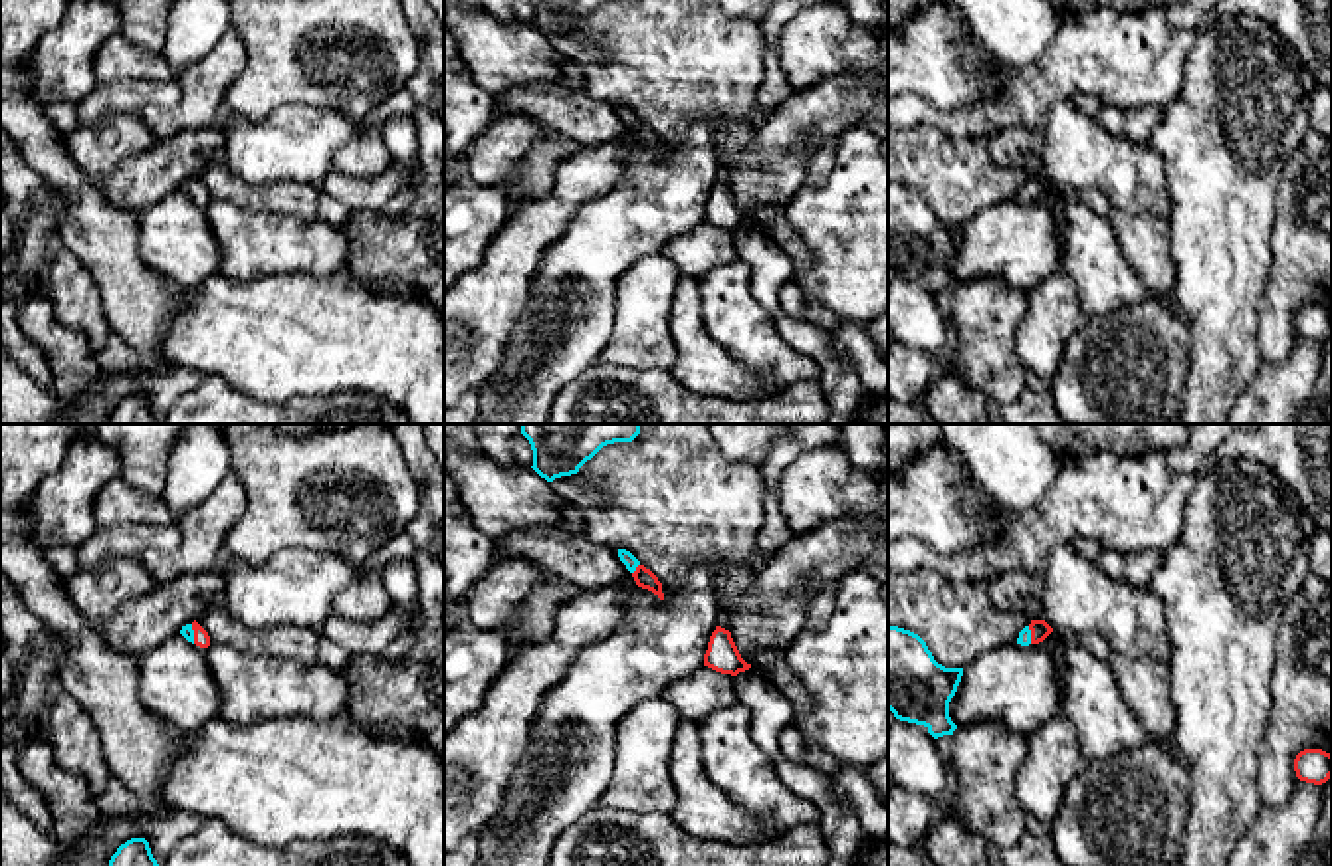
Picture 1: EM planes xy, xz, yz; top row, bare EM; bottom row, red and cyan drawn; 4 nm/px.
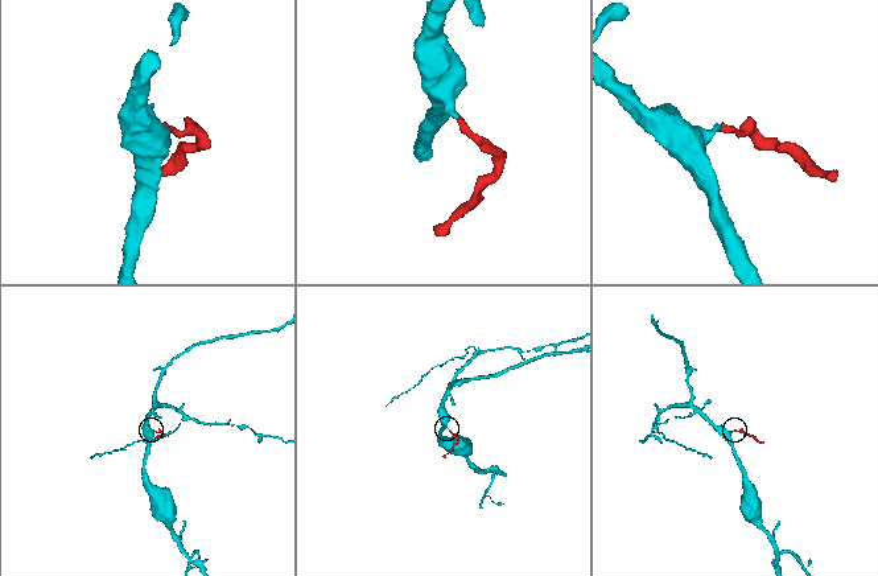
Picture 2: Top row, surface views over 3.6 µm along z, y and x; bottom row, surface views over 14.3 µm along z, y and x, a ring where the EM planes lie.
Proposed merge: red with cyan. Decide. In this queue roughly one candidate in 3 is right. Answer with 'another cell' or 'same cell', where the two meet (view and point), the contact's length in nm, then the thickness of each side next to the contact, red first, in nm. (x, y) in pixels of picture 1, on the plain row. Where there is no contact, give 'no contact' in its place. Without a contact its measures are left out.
same cell; meets red in xz at (637, 125); contact 50 nm long; 80 nm thick on the red side, 60 nm on the other

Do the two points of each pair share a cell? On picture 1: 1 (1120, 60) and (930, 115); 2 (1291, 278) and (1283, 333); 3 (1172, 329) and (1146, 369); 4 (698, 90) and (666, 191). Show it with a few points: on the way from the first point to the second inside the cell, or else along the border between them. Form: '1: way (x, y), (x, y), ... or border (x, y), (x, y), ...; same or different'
1: way (1073, 62), (1021, 104), (978, 119); same
2: way (1285, 292), (1283, 320); same
3: way (1162, 339), (1146, 359); same
4: border (718, 123), (692, 121), (676, 141), (663, 143); different

